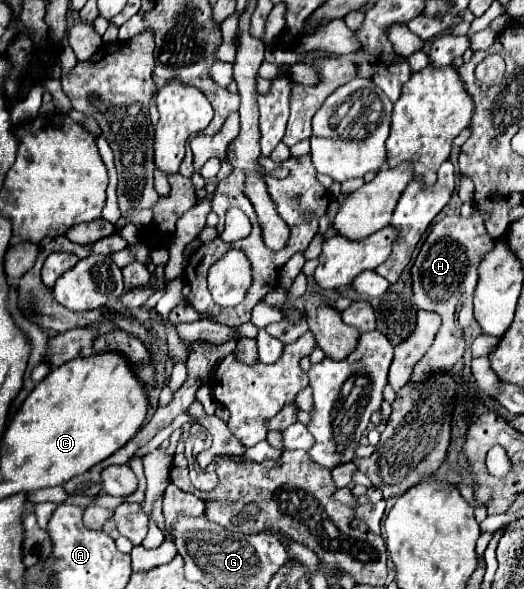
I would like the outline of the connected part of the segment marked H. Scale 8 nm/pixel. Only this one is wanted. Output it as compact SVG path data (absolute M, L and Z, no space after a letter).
M446 216L444 220L438 220L432 226L412 266L412 296L418 308L440 314L442 326L430 350L424 354L420 364L414 366L412 380L424 380L424 376L436 370L448 370L454 366L456 360L462 358L464 336L462 336L462 328L458 326L458 312L462 308L462 302L474 294L480 260L484 260L484 256L492 248L494 248L494 240L488 236L484 228L484 220L478 216L476 218Z

